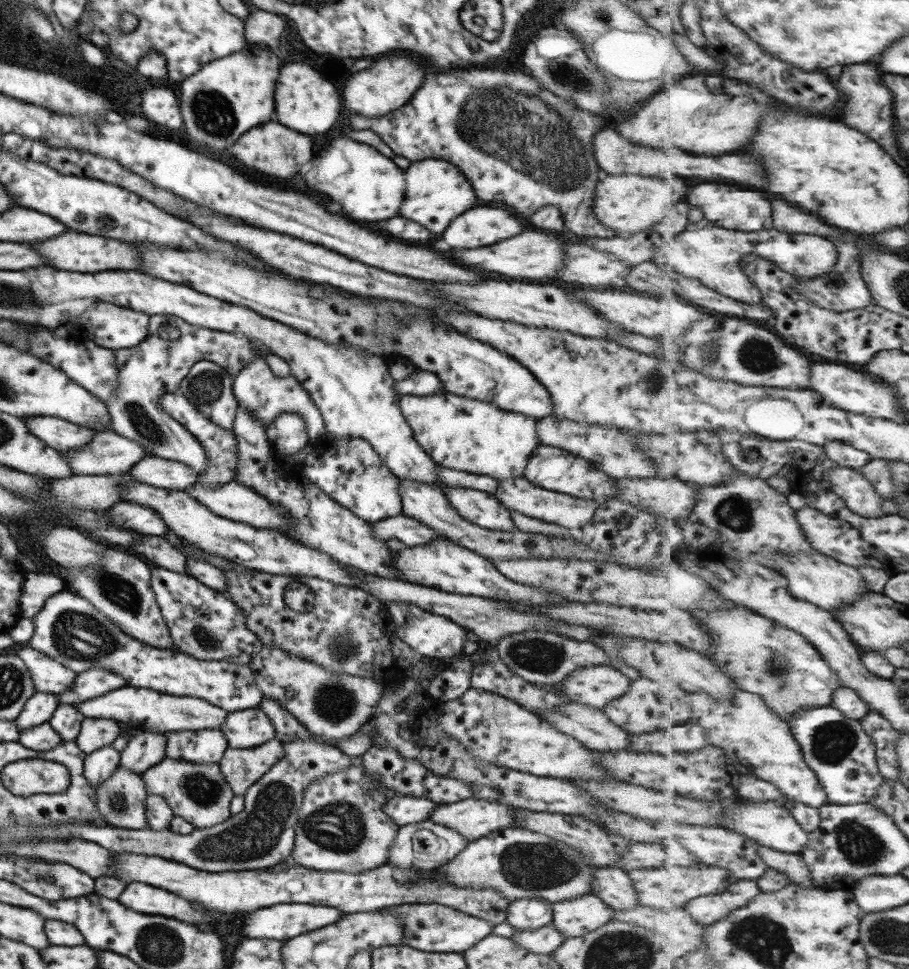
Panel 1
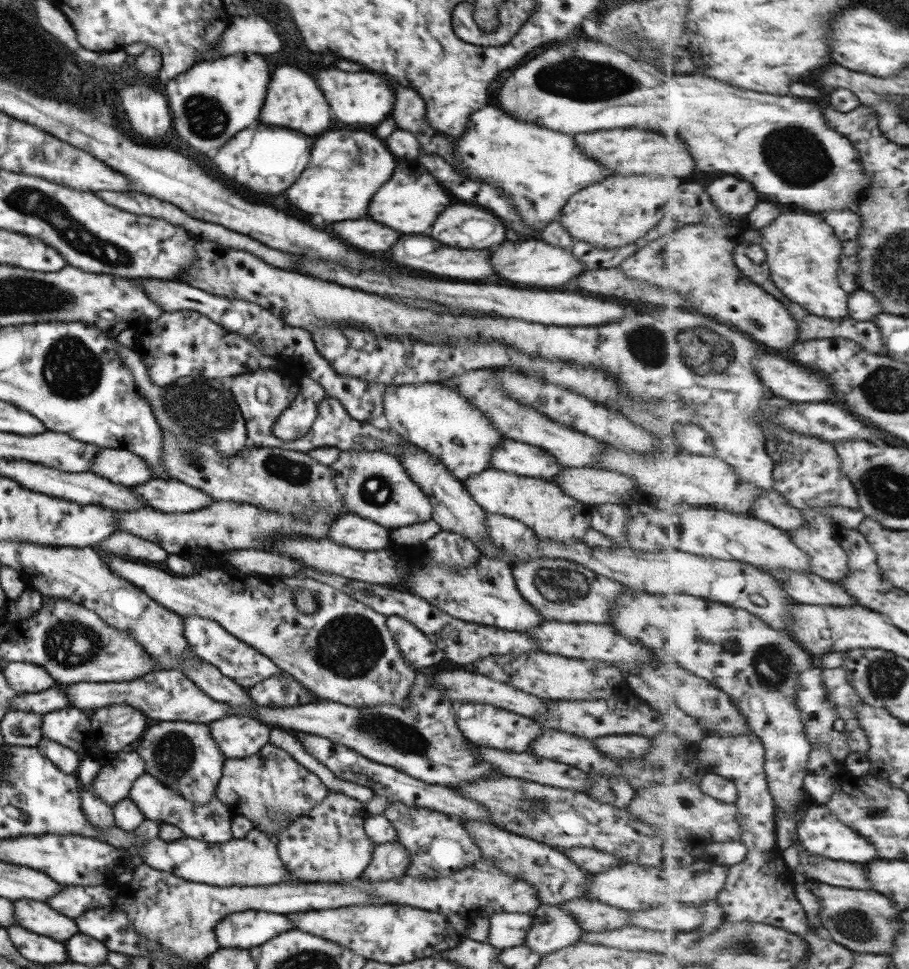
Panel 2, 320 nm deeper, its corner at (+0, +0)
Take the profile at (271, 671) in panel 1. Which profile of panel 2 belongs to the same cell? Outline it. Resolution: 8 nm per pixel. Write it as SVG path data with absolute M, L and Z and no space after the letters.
M281 671L248 687L246 693L254 704L269 708L299 706L319 700L314 693Z

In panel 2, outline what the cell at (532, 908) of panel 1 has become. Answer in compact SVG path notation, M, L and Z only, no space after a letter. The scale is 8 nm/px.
M513 912L491 915L488 917L489 928L486 942L498 951L524 944L531 921L531 914L527 913Z

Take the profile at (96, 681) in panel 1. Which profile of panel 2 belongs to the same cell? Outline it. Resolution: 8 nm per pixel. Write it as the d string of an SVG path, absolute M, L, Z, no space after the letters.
M59 684L38 693L27 693L17 696L13 702L9 702L9 710L23 710L23 712L33 712L33 714L47 714L53 710L67 708L68 698L65 696L64 688L57 688Z

